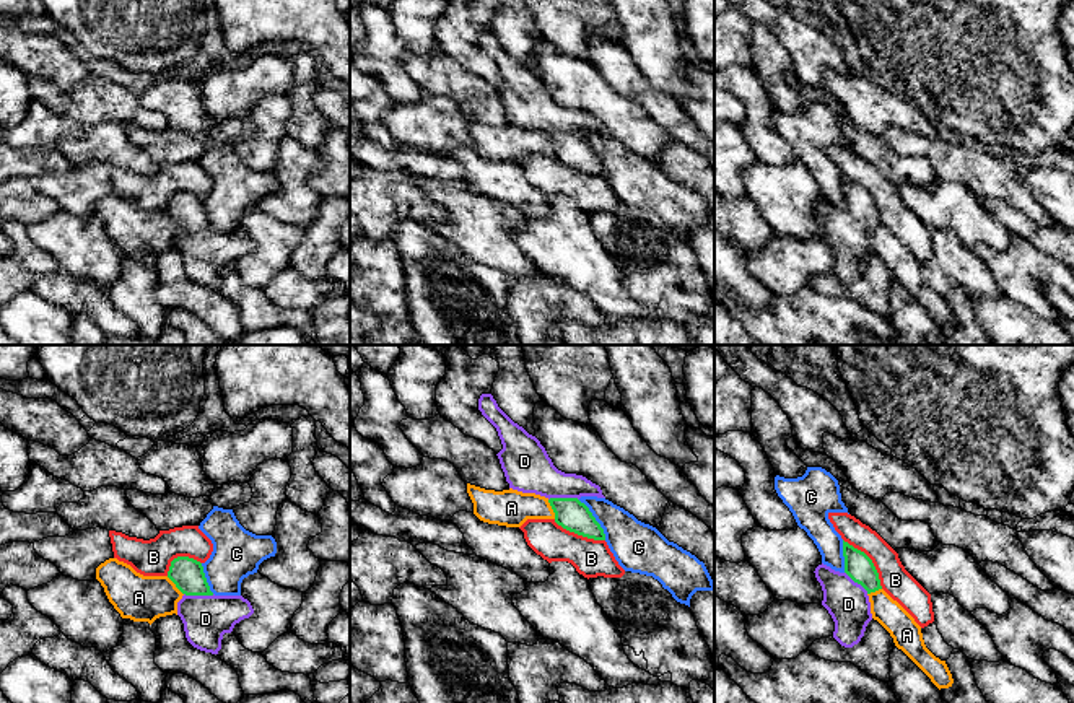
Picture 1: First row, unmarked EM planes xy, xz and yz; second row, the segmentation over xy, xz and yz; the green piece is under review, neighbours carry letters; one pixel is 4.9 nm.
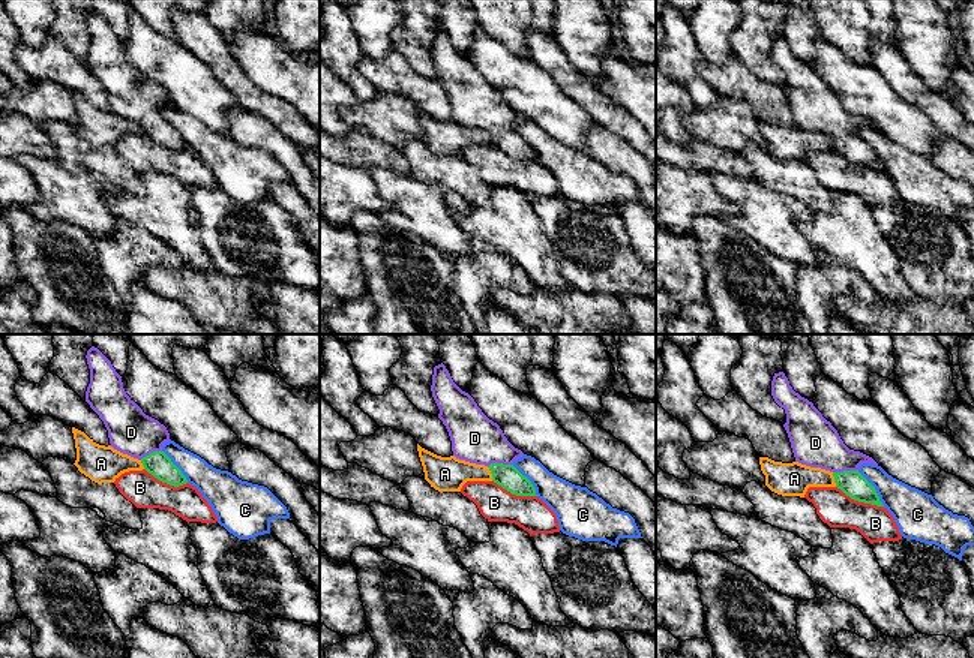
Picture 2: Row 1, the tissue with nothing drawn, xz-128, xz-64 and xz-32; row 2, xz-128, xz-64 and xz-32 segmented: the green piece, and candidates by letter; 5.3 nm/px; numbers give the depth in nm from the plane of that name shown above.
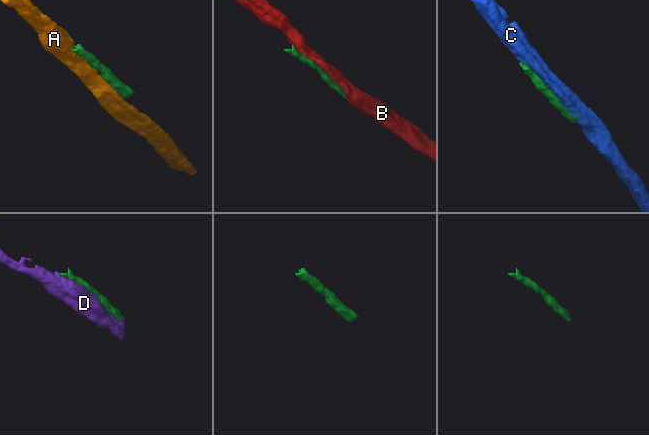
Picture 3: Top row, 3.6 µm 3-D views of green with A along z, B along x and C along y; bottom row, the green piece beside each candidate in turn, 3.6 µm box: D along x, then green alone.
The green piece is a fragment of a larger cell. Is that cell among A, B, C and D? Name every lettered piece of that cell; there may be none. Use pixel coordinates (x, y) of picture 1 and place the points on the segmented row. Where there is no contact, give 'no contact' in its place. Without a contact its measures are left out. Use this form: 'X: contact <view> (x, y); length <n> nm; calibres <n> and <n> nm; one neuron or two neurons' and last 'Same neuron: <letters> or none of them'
A: contact xz (552, 508); length 100 nm; calibres 160 and 190 nm; two neurons
B: contact yz (871, 560); length 320 nm; calibres 140 and 150 nm; two neurons
C: contact xz (594, 519); length 240 nm; calibres 160 and 240 nm; two neurons
D: contact xz (563, 498); length 150 nm; calibres 160 and 240 nm; one neuron
Same neuron: D

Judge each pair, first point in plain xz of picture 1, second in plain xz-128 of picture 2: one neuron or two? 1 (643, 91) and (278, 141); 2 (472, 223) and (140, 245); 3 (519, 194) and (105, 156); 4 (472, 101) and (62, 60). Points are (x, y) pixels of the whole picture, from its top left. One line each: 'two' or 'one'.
1: two
2: two
3: one
4: one

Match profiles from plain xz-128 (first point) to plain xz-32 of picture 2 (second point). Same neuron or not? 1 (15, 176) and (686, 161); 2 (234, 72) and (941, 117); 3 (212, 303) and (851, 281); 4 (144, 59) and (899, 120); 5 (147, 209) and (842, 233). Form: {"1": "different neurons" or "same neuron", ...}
{"1": "different neurons", "2": "same neuron", "3": "different neurons", "4": "same neuron", "5": "same neuron"}

